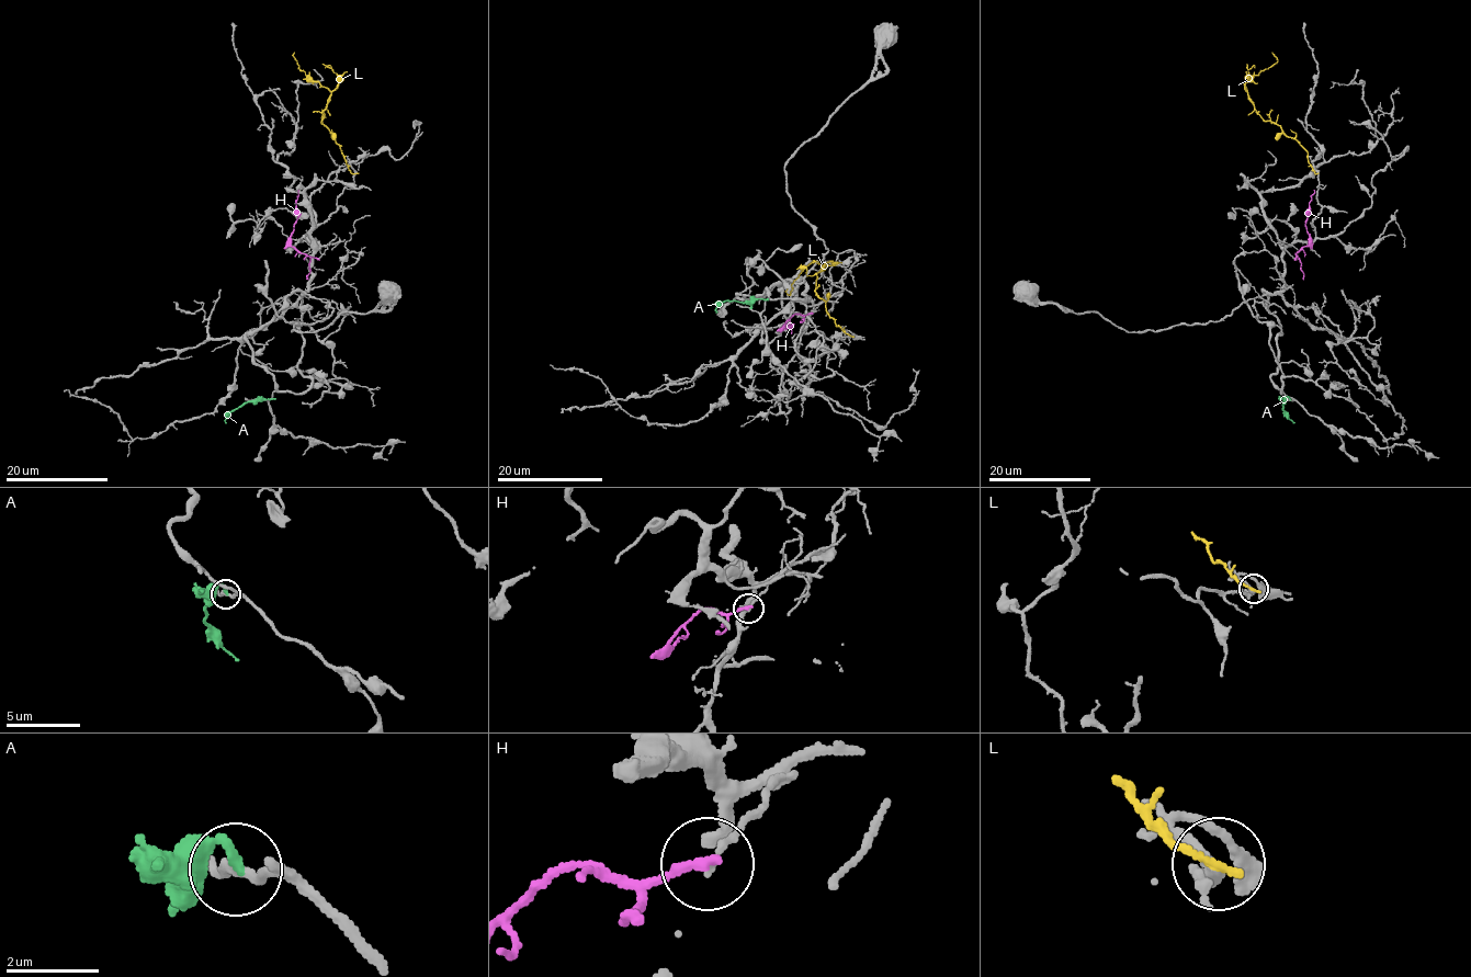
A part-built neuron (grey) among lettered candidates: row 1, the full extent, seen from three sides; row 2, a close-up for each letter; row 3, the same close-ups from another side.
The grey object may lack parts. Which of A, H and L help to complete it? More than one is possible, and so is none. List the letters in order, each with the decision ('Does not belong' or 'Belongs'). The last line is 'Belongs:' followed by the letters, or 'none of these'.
A: Does not belong
H: Does not belong
L: Does not belong
Belongs: none of these

